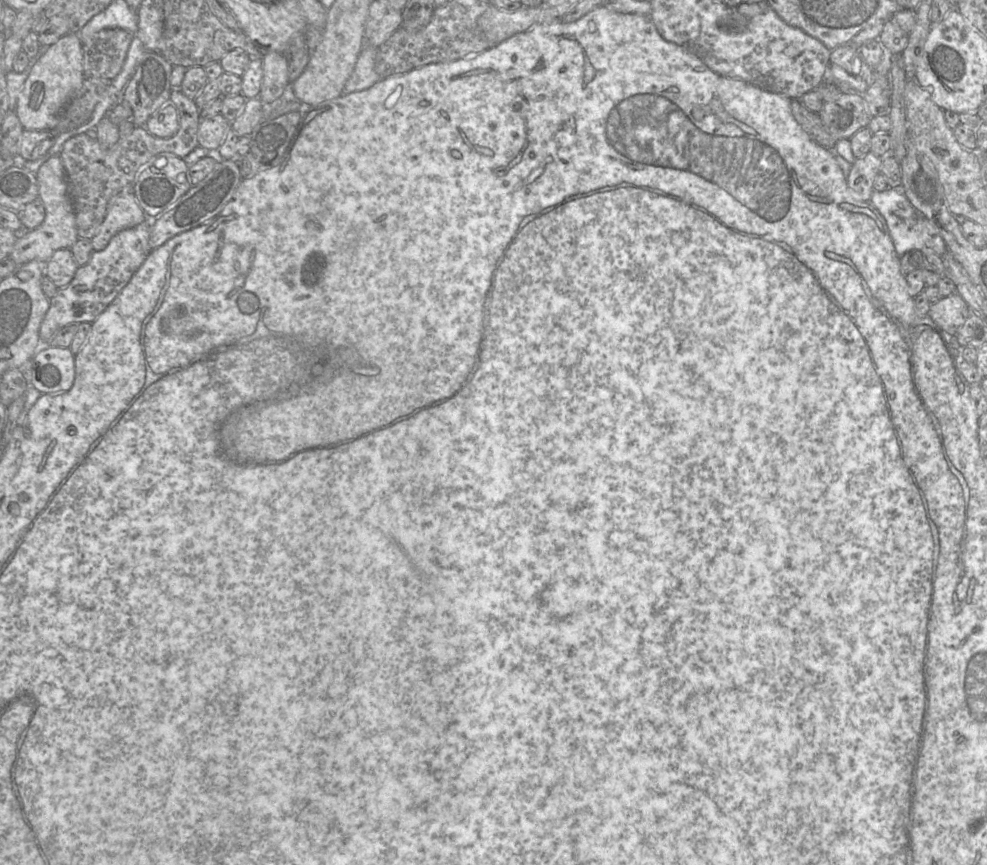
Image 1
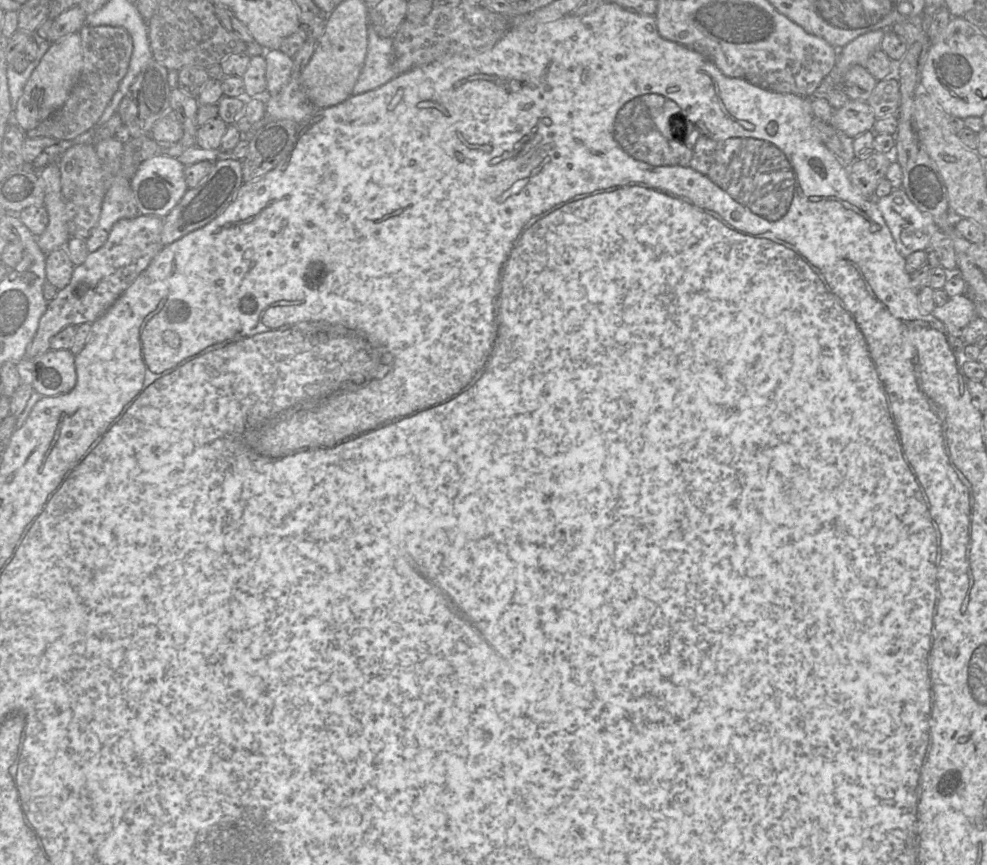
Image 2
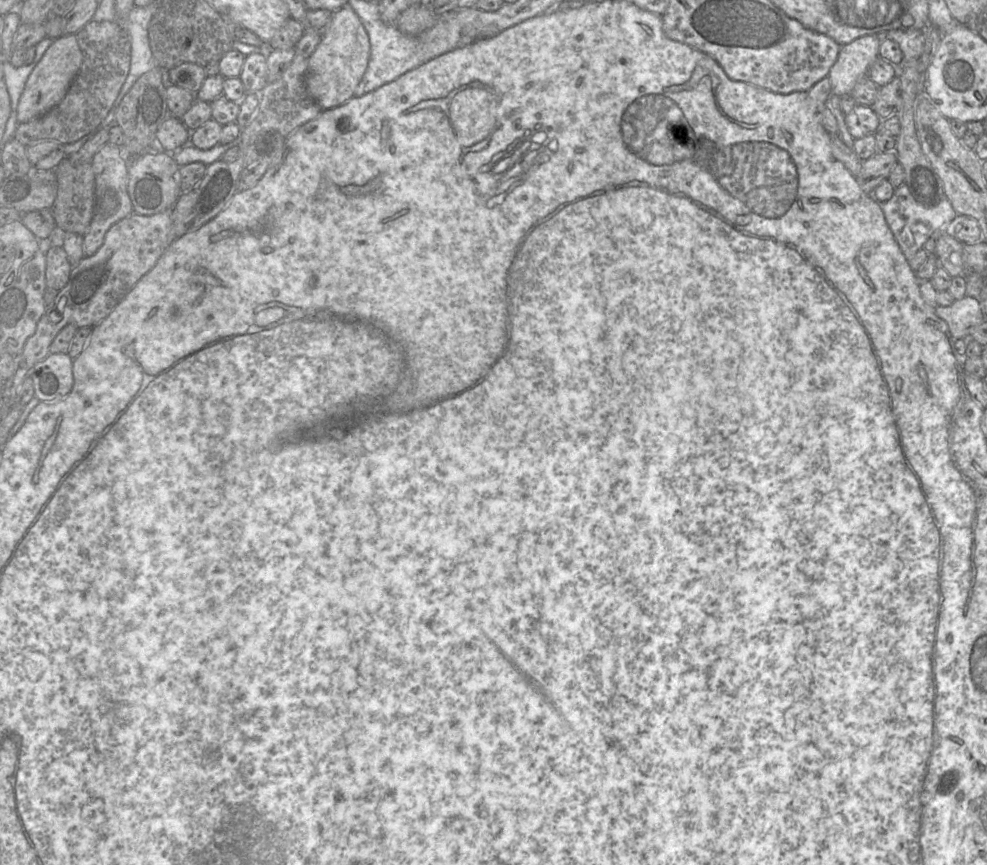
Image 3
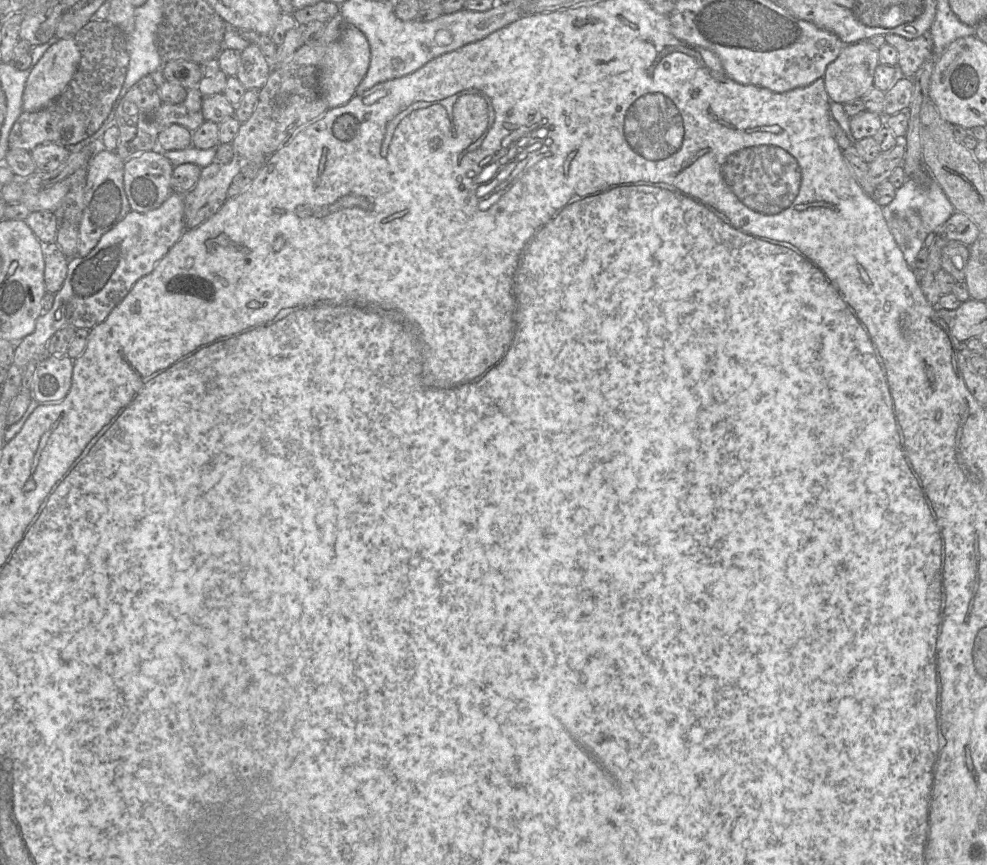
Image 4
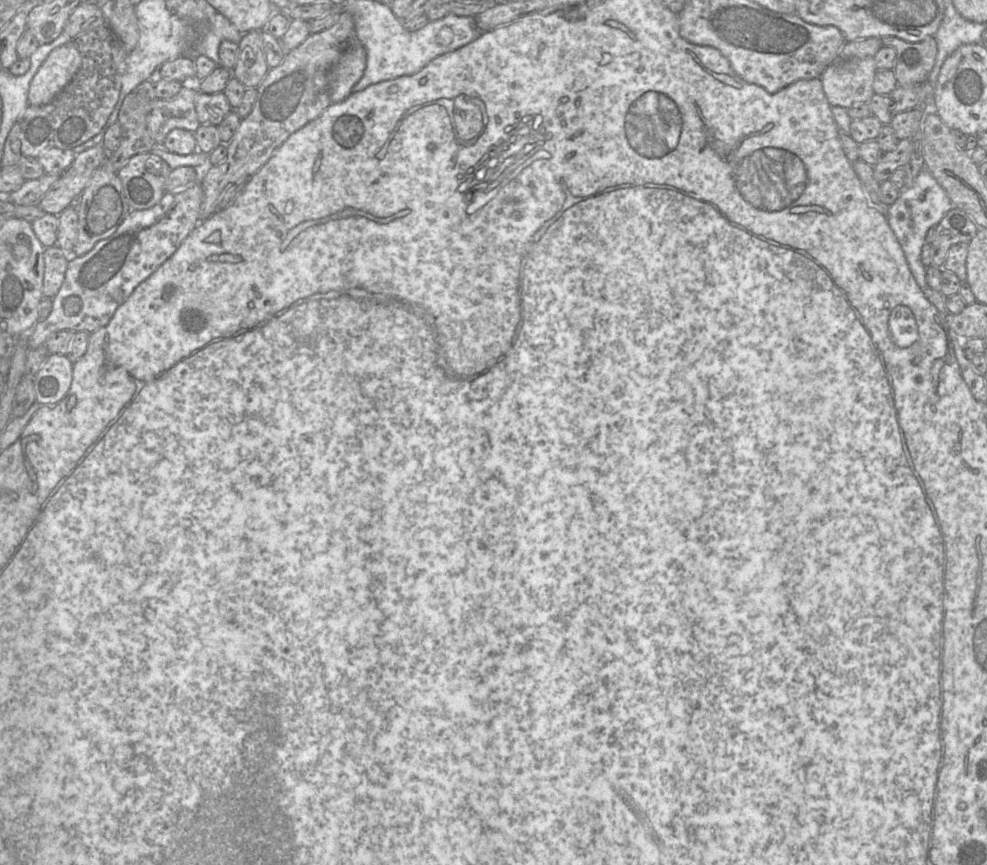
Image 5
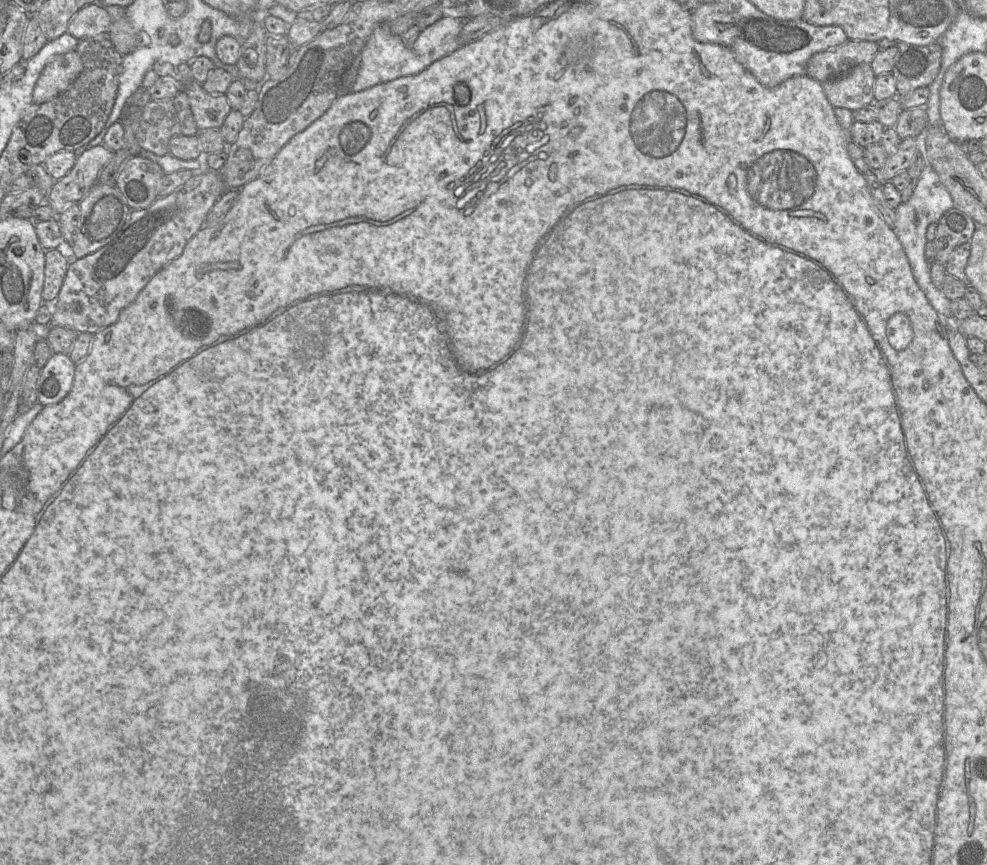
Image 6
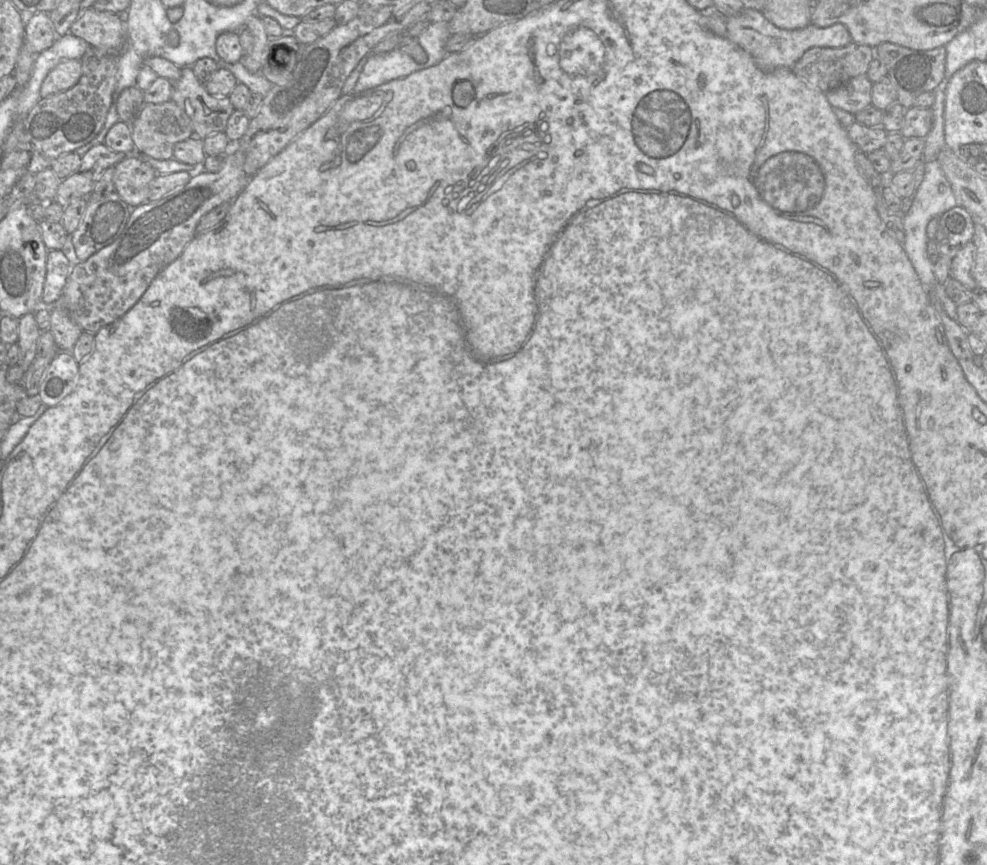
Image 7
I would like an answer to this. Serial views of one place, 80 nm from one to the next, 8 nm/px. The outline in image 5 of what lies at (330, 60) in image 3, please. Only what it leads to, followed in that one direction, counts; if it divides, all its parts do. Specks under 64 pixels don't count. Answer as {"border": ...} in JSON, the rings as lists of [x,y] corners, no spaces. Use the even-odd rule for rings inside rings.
{"border":[[[353,41],[340,55],[329,72],[329,95],[332,103],[347,98],[364,74],[367,53],[363,45]]]}

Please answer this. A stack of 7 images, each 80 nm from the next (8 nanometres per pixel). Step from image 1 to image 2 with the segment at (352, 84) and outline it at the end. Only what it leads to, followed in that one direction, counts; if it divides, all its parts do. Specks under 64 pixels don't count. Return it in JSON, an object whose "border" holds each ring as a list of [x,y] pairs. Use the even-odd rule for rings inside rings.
{"border":[[[370,23],[367,34],[367,54],[362,71],[352,90],[354,96],[375,90],[397,76],[393,69],[393,39],[380,37]]]}

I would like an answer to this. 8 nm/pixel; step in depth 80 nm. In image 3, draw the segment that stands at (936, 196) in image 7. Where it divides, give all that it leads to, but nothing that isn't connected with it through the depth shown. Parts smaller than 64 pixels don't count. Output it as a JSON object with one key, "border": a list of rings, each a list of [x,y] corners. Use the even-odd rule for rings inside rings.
{"border":[[[904,184],[894,190],[893,196],[884,203],[878,203],[886,223],[888,224],[896,242],[909,262],[925,242],[935,233],[942,232],[958,213],[954,210],[948,199],[943,199],[933,207],[925,207],[917,202],[908,187]]]}

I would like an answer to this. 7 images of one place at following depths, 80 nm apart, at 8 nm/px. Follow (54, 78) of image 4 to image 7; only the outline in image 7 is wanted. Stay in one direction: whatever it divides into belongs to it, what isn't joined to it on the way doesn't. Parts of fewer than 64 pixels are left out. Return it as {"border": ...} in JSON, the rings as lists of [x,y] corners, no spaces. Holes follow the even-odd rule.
{"border":[[[69,59],[59,63],[45,77],[40,88],[40,97],[64,92],[75,86],[82,75],[80,60]]]}

